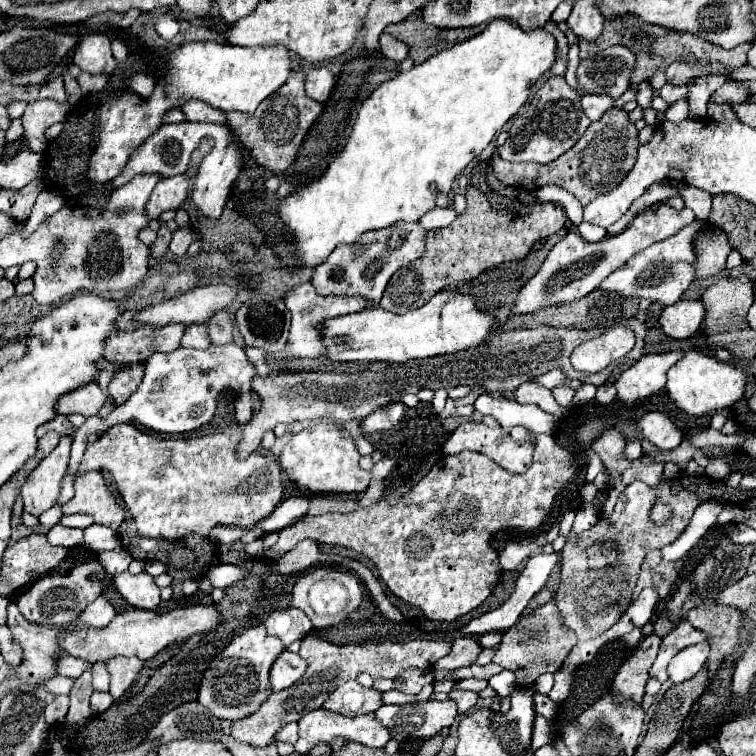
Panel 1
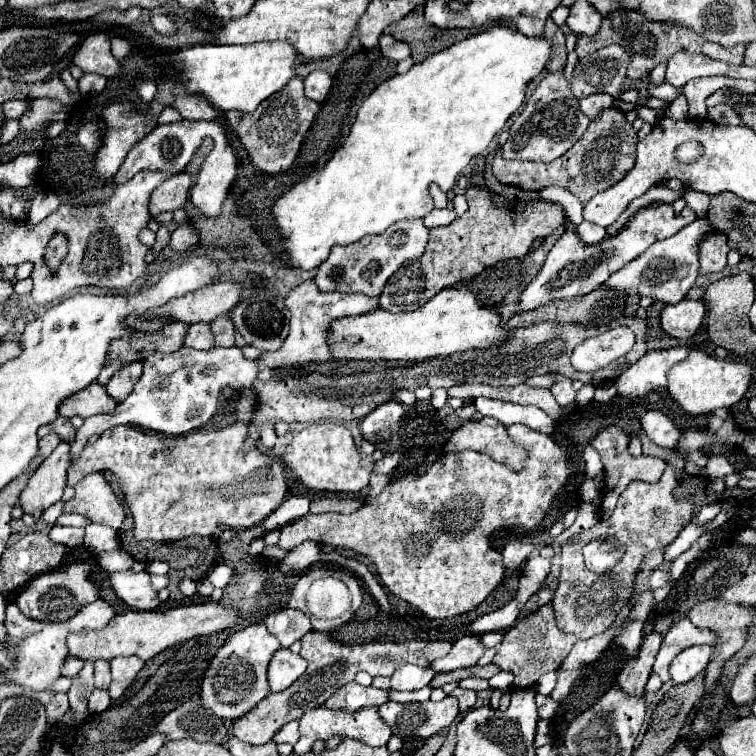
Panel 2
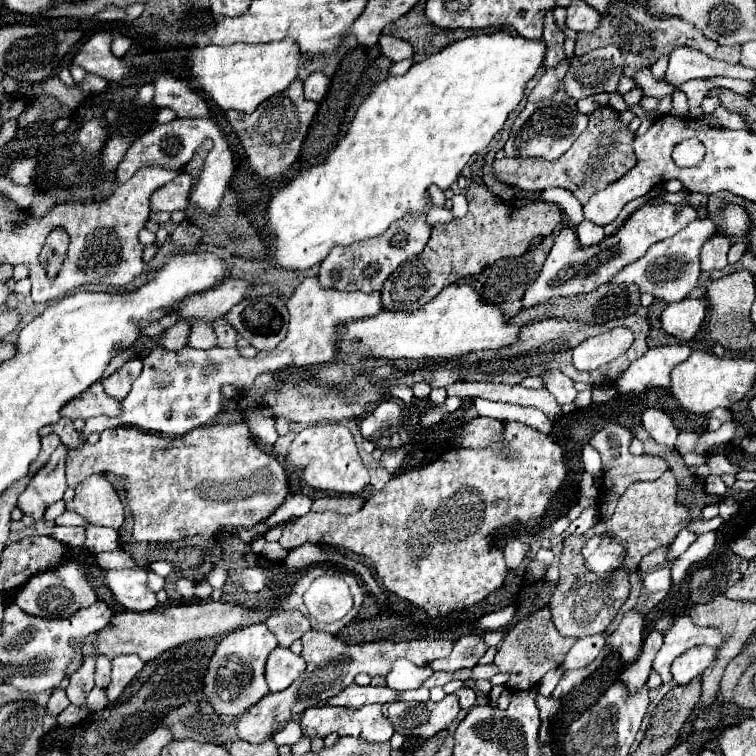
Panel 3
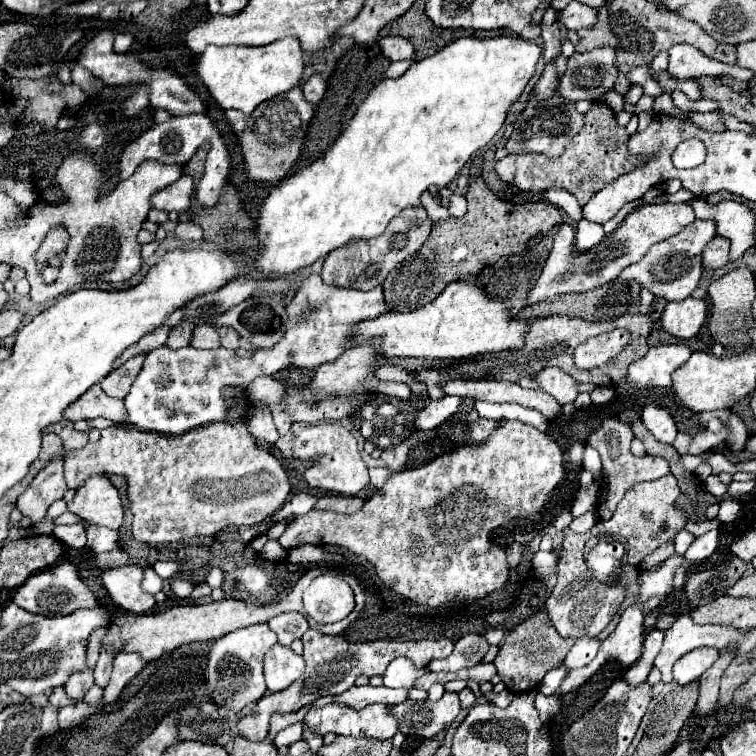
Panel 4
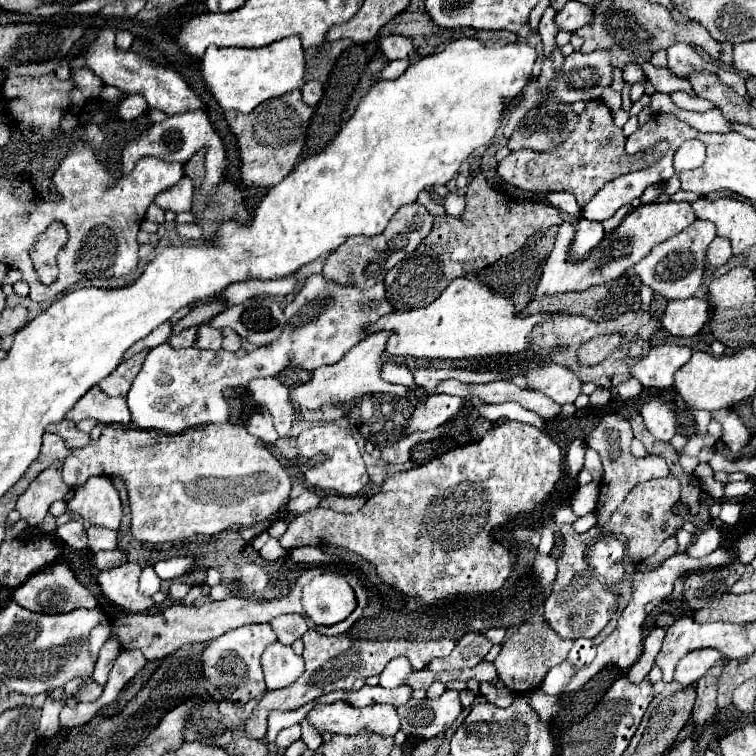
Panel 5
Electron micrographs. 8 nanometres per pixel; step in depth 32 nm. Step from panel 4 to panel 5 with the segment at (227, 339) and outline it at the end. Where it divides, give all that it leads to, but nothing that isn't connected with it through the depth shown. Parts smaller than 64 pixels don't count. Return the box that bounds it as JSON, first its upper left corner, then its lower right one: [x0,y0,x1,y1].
[222,328,242,352]

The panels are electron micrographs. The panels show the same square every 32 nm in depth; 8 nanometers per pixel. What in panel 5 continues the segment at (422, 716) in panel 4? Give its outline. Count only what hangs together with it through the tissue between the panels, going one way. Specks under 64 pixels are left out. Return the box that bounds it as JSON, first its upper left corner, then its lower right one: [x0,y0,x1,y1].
[398,690,462,738]

